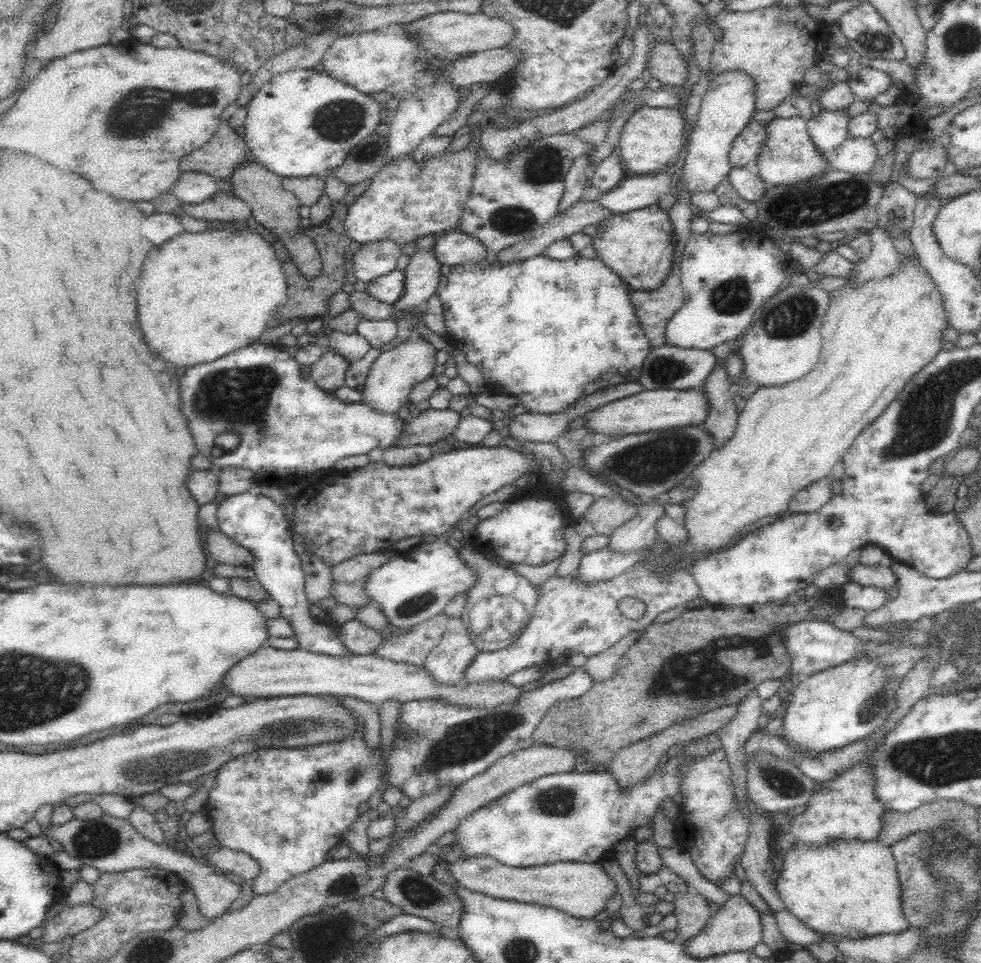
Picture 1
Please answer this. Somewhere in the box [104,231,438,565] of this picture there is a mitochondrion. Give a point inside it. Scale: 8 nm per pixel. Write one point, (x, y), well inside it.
(239, 396)

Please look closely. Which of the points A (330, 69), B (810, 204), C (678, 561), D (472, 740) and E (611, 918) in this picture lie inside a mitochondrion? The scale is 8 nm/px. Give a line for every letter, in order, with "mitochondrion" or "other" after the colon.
A: other
B: mitochondrion
C: other
D: mitochondrion
E: other

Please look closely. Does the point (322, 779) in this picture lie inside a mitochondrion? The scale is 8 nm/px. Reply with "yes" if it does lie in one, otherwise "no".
yes

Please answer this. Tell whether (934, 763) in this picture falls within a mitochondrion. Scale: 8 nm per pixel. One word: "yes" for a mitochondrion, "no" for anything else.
yes

